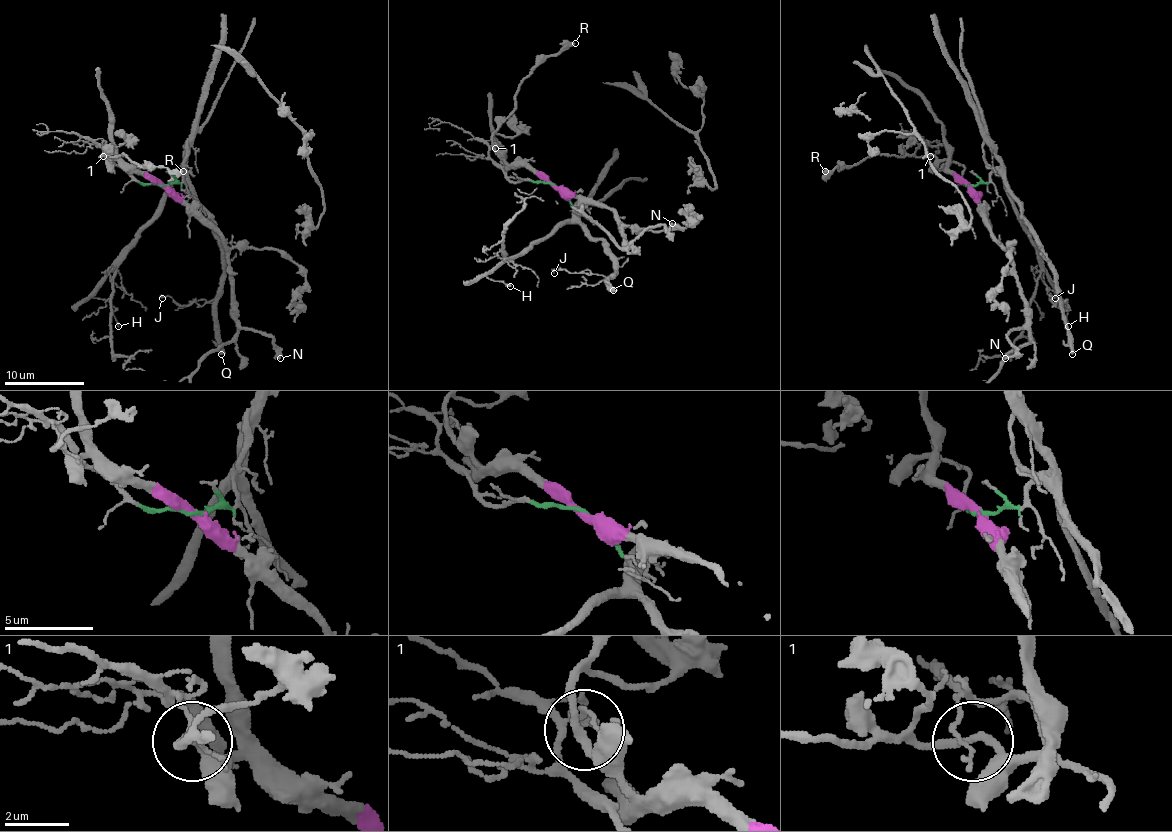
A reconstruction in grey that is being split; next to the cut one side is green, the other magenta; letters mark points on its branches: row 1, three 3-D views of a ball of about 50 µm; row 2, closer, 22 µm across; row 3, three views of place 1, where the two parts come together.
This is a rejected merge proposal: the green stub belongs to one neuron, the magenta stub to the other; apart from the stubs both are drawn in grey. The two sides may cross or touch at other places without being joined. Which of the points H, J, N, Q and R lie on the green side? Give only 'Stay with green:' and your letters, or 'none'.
Stay with green: H, J, Q

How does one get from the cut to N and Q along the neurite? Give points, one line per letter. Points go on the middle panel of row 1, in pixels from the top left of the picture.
N: (555, 186), (571, 190), (613, 212), (629, 244), (645, 230), (661, 226), (667, 232), (671, 222)
Q: (555, 186), (569, 202), (585, 230), (603, 244), (613, 258), (615, 270), (609, 276), (613, 290)

